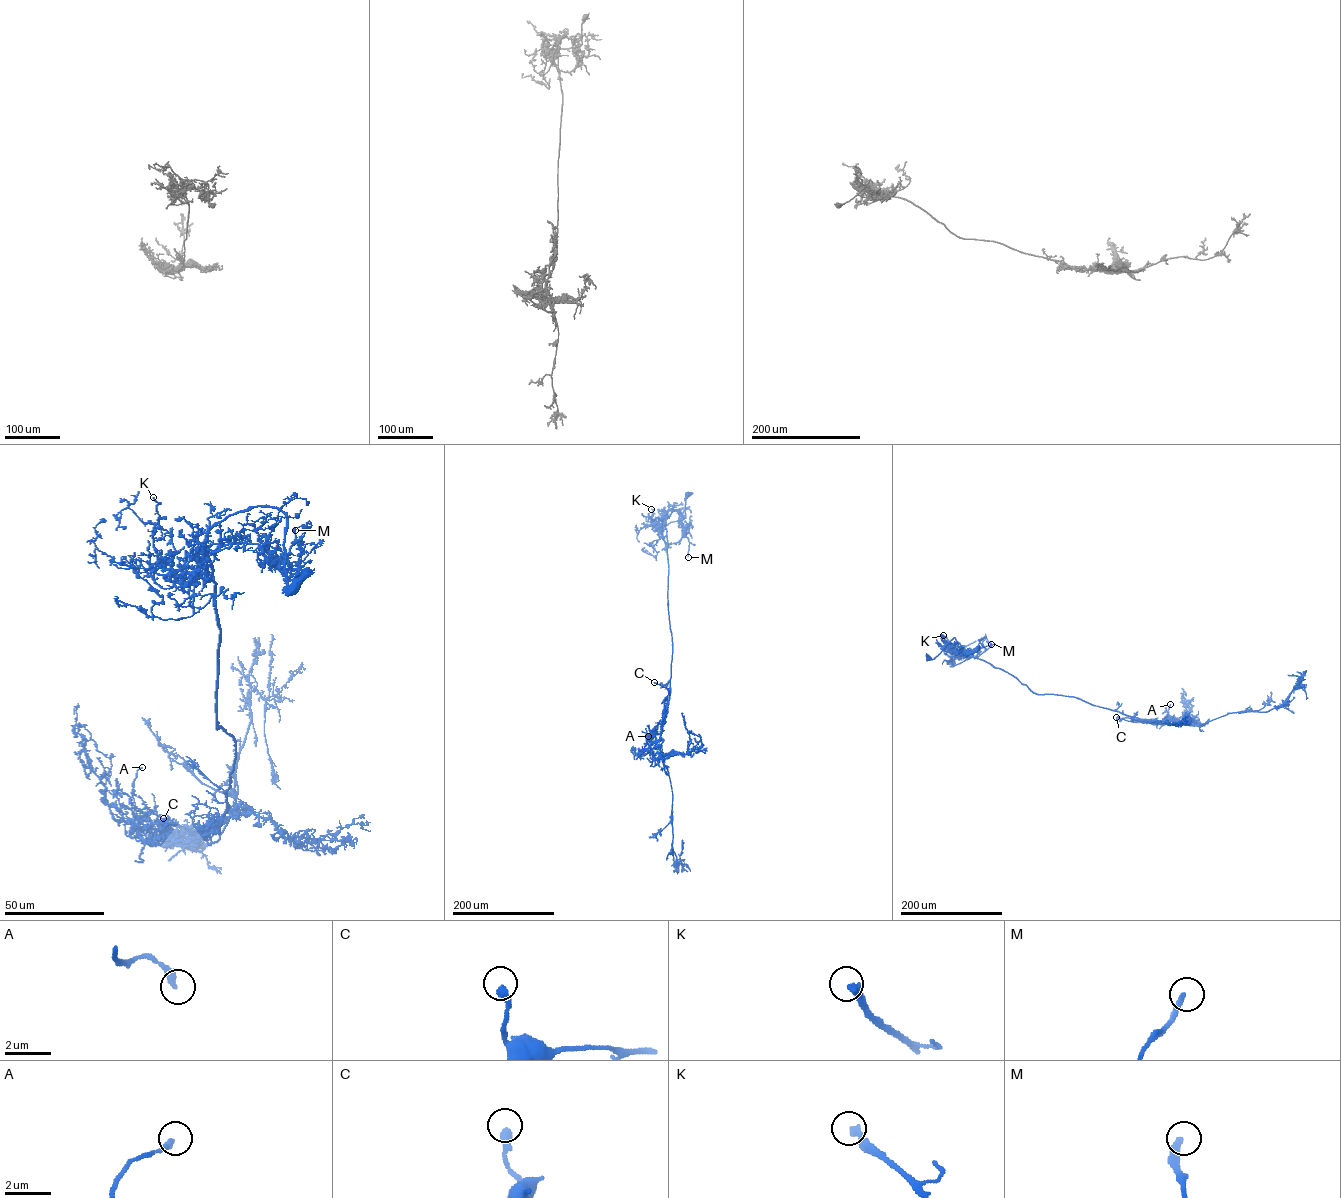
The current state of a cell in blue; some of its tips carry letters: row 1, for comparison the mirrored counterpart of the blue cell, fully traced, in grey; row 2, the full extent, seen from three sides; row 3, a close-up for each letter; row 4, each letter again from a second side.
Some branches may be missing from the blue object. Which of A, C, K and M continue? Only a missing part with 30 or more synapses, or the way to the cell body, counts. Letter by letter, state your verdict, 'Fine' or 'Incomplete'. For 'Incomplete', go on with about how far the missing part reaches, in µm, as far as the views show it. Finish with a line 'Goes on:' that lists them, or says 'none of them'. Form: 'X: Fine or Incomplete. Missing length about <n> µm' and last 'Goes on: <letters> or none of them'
A: Fine
C: Fine
K: Incomplete. Missing length about 15 µm
M: Fine
Goes on: K

